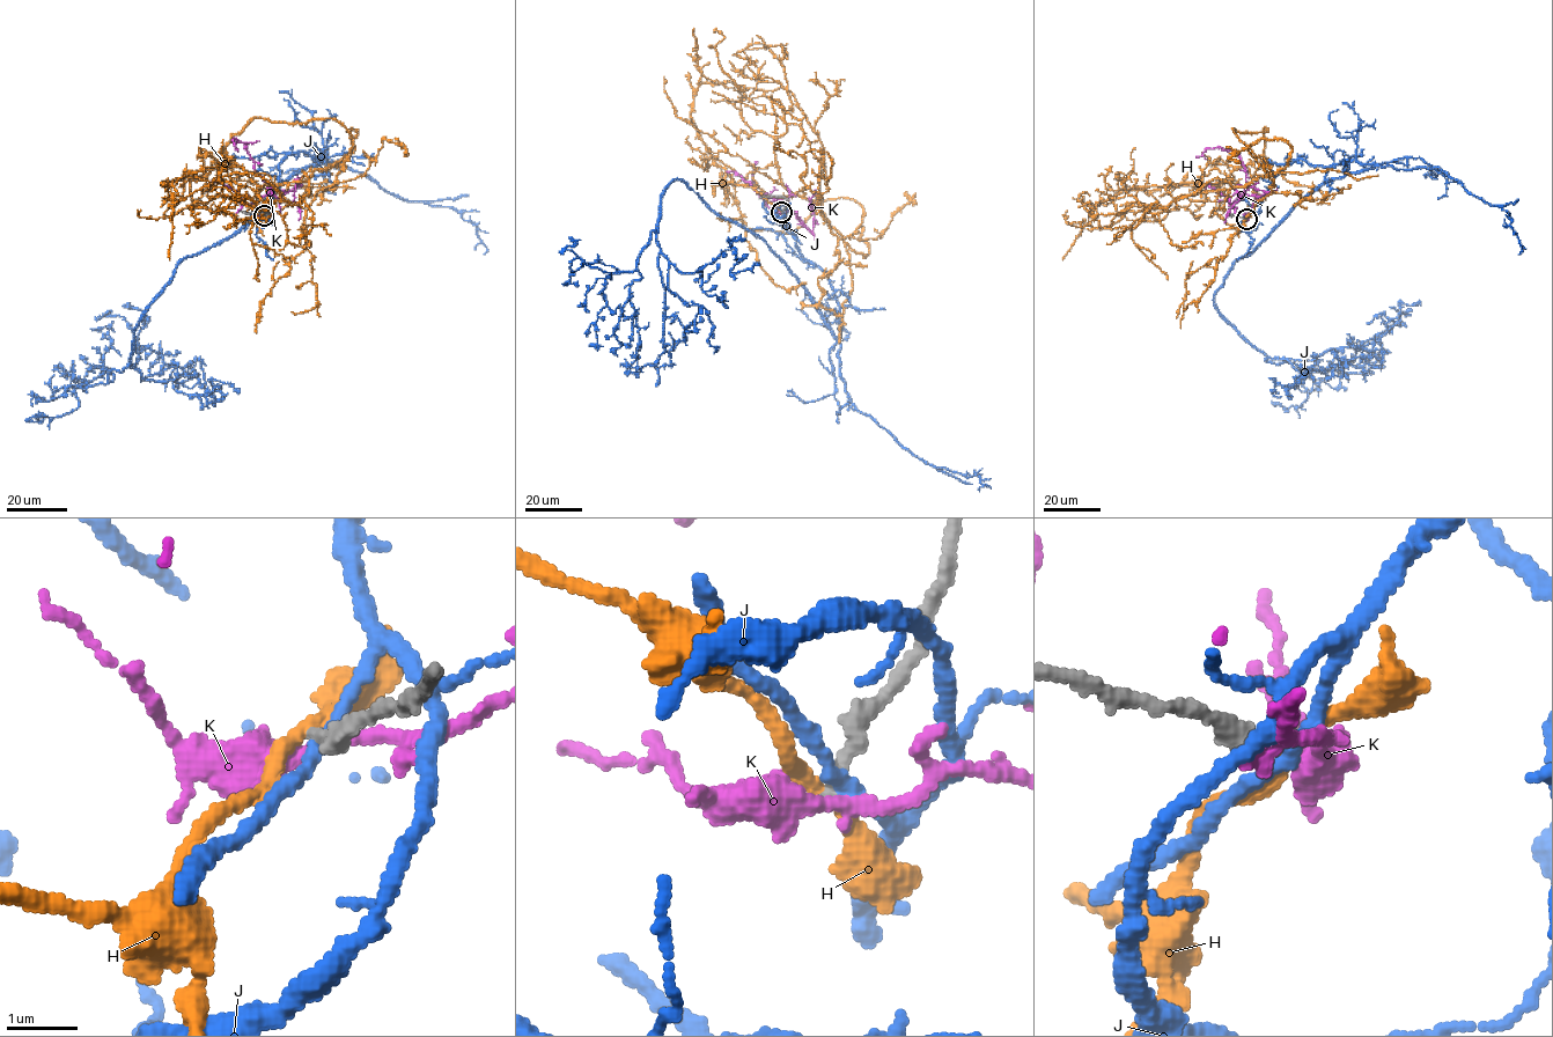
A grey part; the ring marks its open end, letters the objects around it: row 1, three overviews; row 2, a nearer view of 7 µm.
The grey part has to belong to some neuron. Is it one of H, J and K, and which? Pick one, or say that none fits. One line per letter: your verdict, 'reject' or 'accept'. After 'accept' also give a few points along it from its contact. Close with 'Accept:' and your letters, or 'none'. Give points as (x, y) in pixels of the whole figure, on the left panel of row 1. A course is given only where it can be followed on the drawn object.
H: reject
J: reject
K: reject
Accept: none

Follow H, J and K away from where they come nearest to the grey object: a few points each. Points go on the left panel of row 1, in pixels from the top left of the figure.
H: (264, 215), (214, 213), (190, 182), (256, 118), (337, 119), (350, 154), (256, 332)
J: (265, 215), (279, 164), (325, 153), (178, 263), (111, 381), (100, 376), (109, 328), (89, 329)
K: (264, 215), (280, 210), (286, 192), (266, 182), (255, 170), (245, 144), (233, 140), (237, 151)

